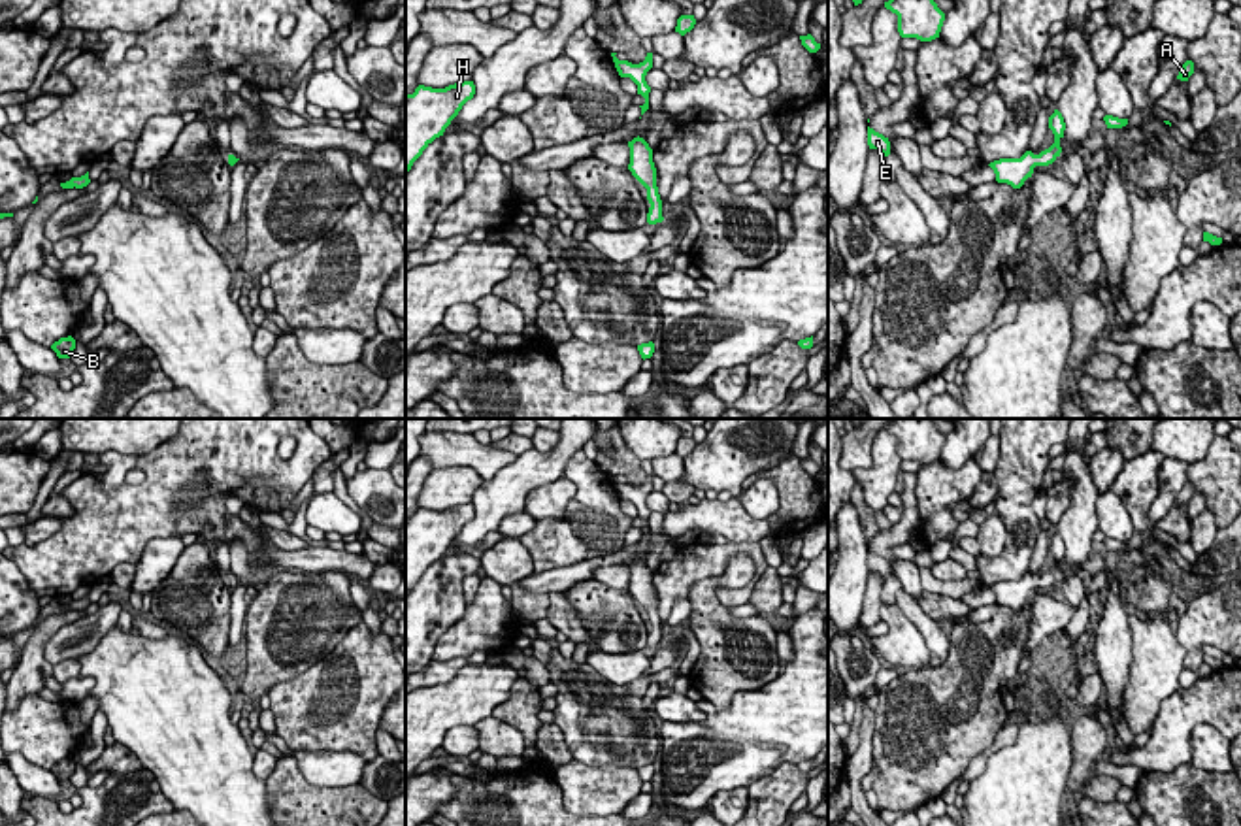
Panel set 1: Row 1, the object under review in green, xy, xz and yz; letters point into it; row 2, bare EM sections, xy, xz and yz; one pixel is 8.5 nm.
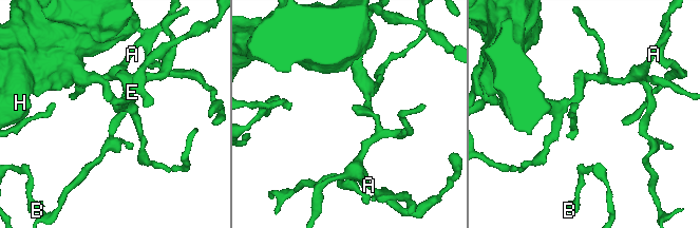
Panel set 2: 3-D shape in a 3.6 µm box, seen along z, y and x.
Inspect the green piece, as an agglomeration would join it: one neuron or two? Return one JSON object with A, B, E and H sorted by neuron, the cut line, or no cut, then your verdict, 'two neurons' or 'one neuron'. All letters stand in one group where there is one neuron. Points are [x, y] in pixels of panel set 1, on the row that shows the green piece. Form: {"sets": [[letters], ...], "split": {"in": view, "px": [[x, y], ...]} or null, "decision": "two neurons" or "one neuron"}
{"sets": [["A", "B", "E", "H"]], "split": null, "decision": "one neuron"}

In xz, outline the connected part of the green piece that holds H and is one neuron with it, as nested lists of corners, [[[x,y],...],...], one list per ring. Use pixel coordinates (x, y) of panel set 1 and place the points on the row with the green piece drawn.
[[[473,81],[455,83],[445,89],[419,85],[413,94],[405,94],[405,173],[422,151],[443,136],[473,94]]]

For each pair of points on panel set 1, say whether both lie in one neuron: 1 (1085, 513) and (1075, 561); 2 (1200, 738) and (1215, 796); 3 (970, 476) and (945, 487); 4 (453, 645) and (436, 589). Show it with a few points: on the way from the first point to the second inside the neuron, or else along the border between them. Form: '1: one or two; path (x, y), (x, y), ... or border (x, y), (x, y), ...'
1: one; path (1077, 525), (1077, 549)
2: two; border (1191, 762), (1202, 770), (1221, 774)
3: one; path (964, 479), (959, 485), (951, 485)
4: two; border (466, 602), (464, 613), (438, 640), (430, 659)

